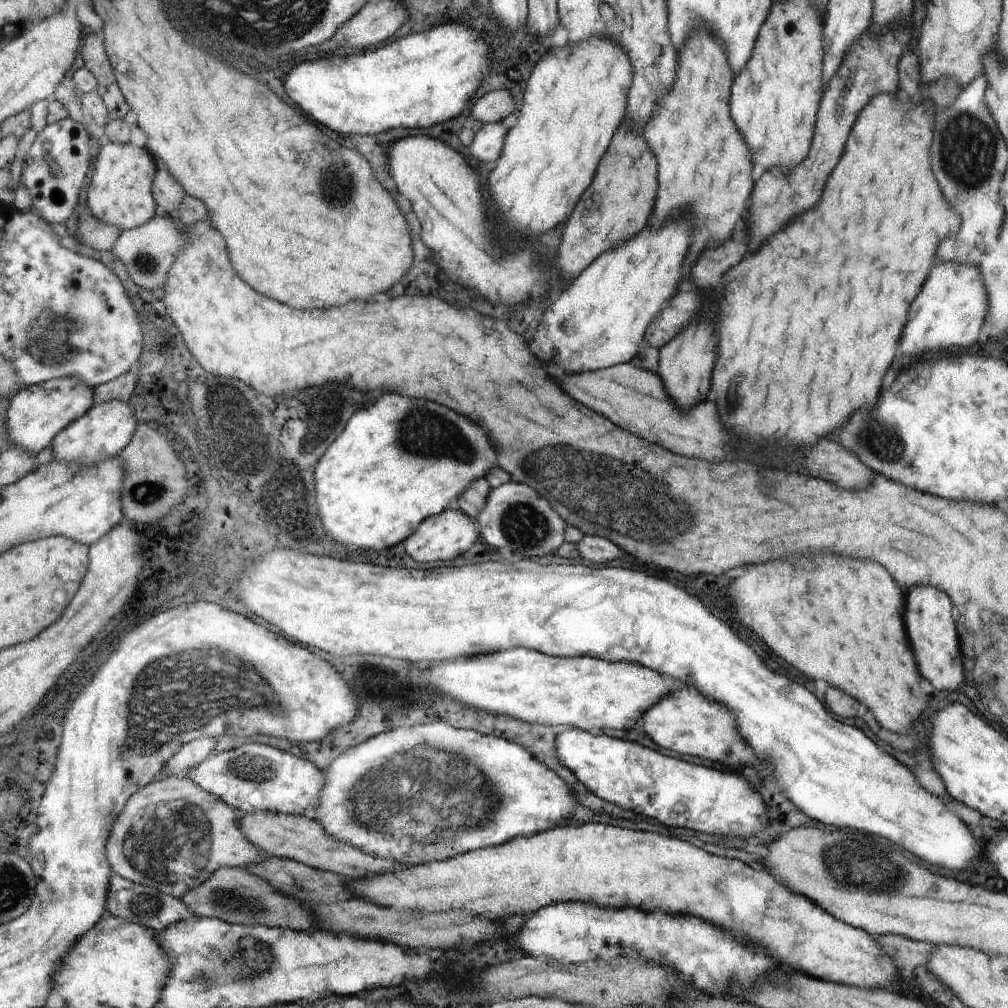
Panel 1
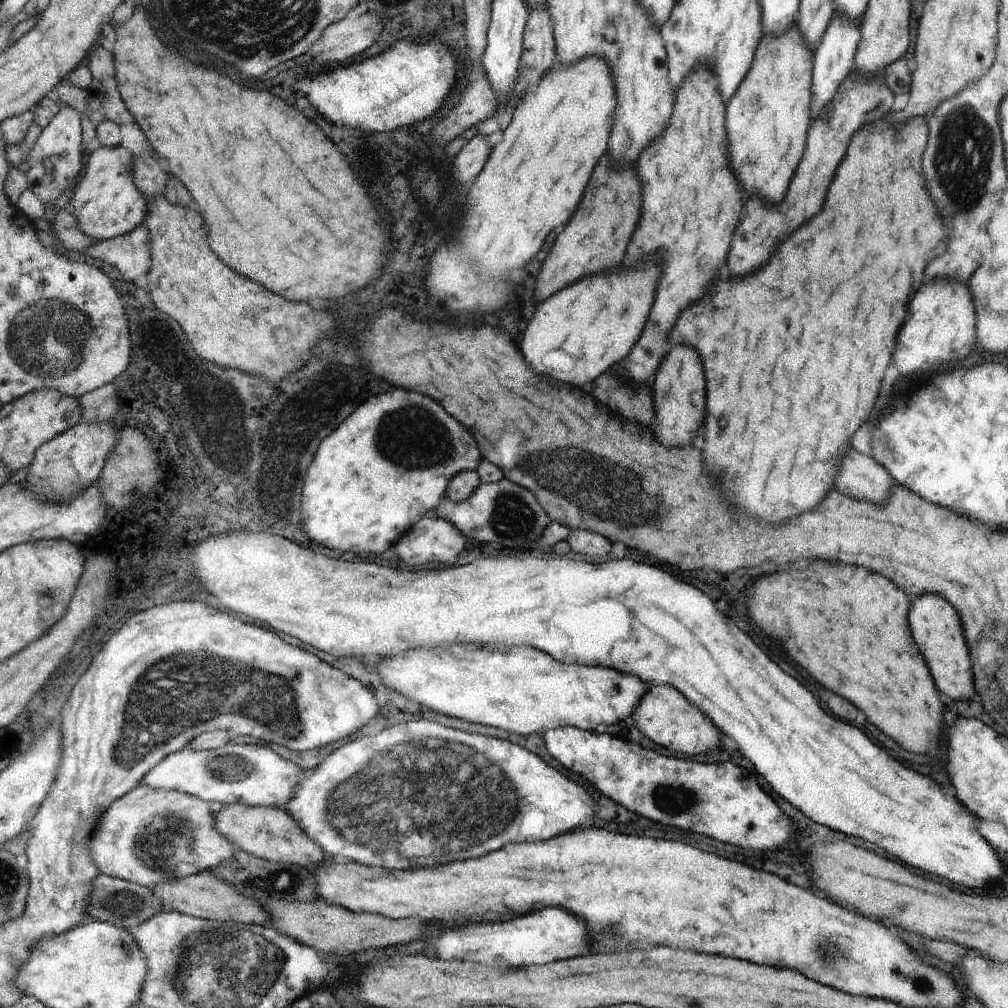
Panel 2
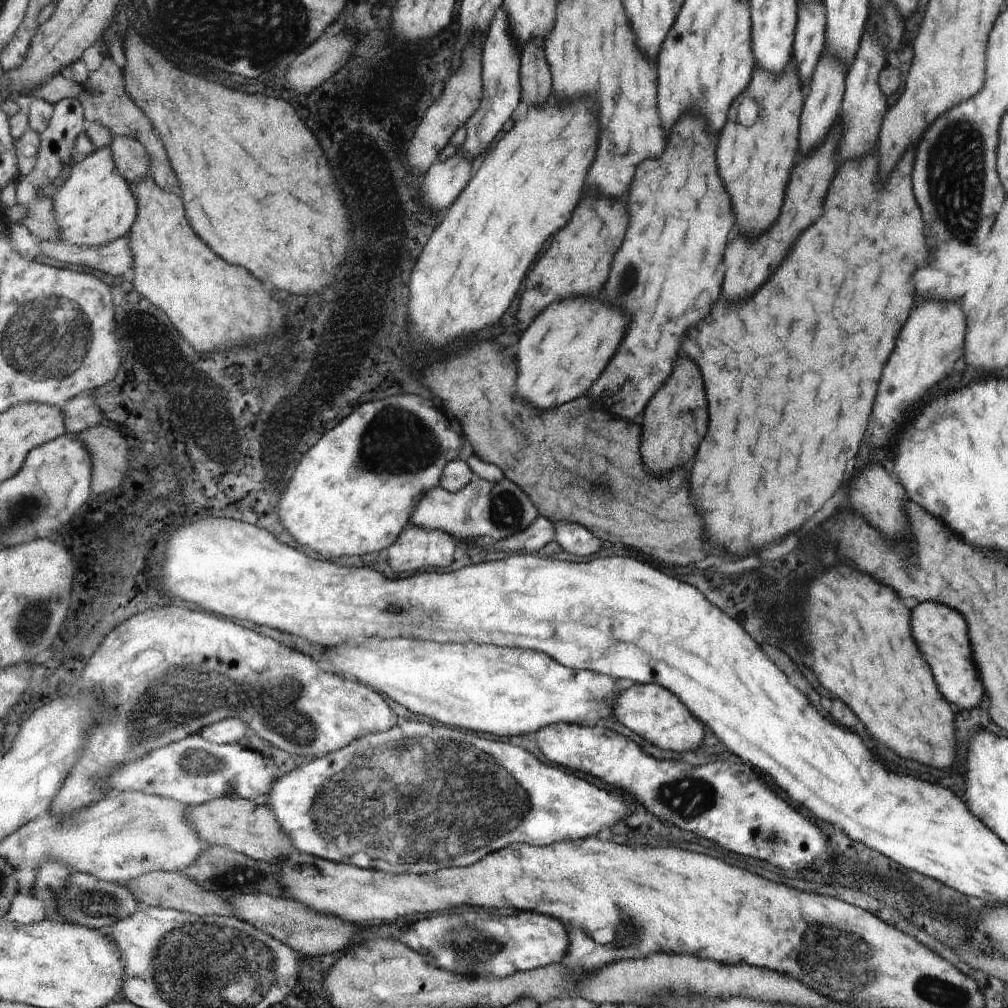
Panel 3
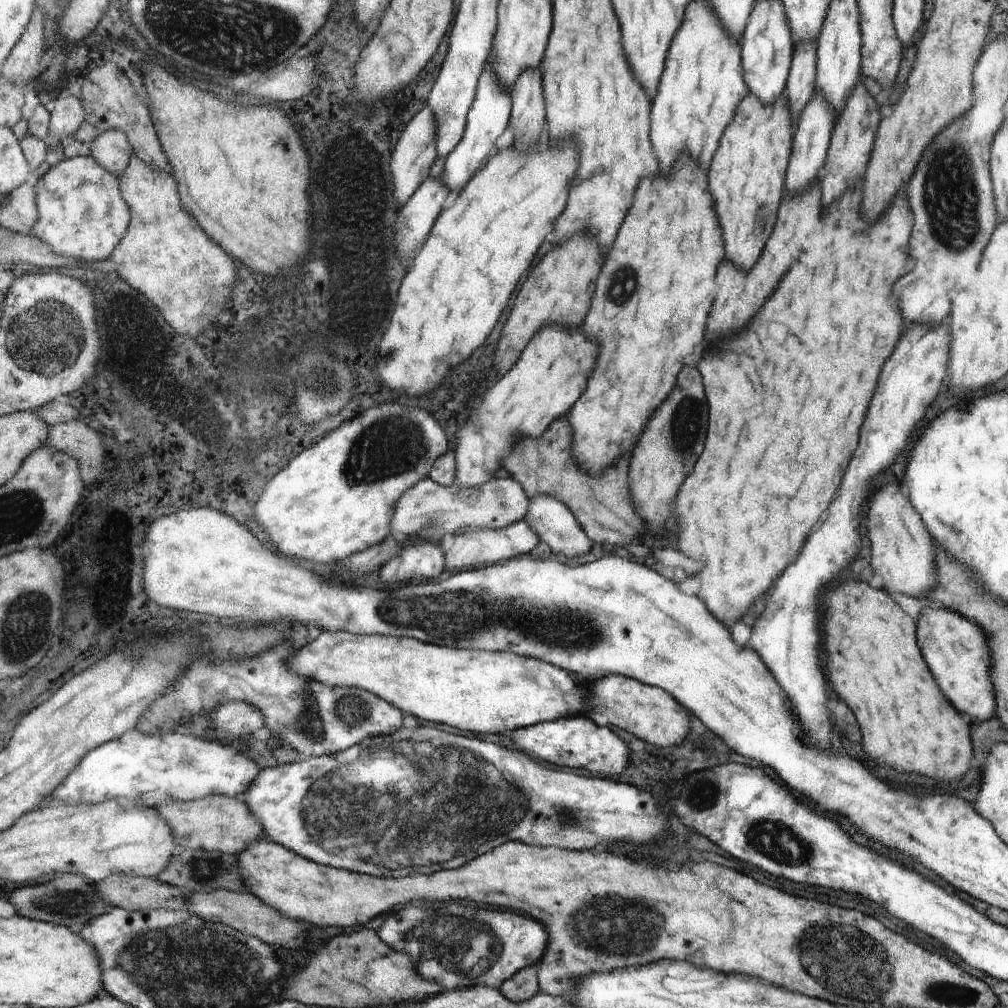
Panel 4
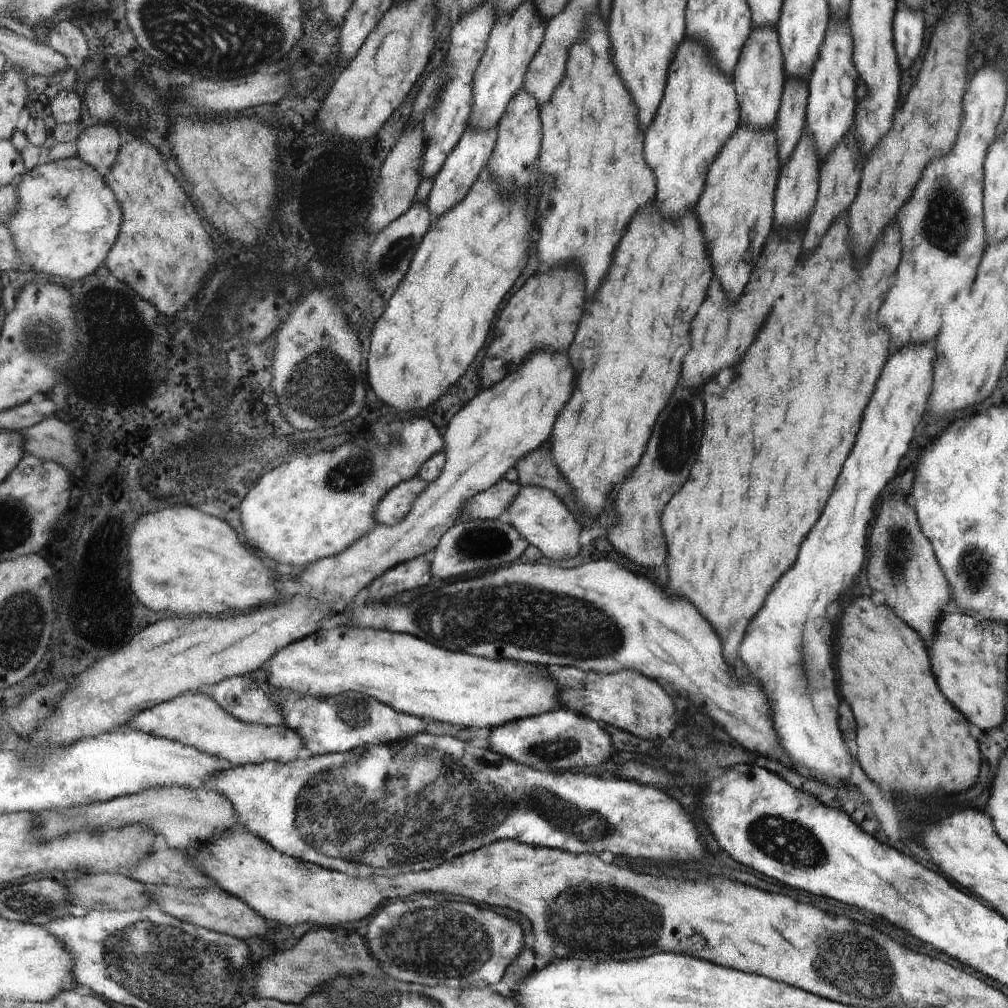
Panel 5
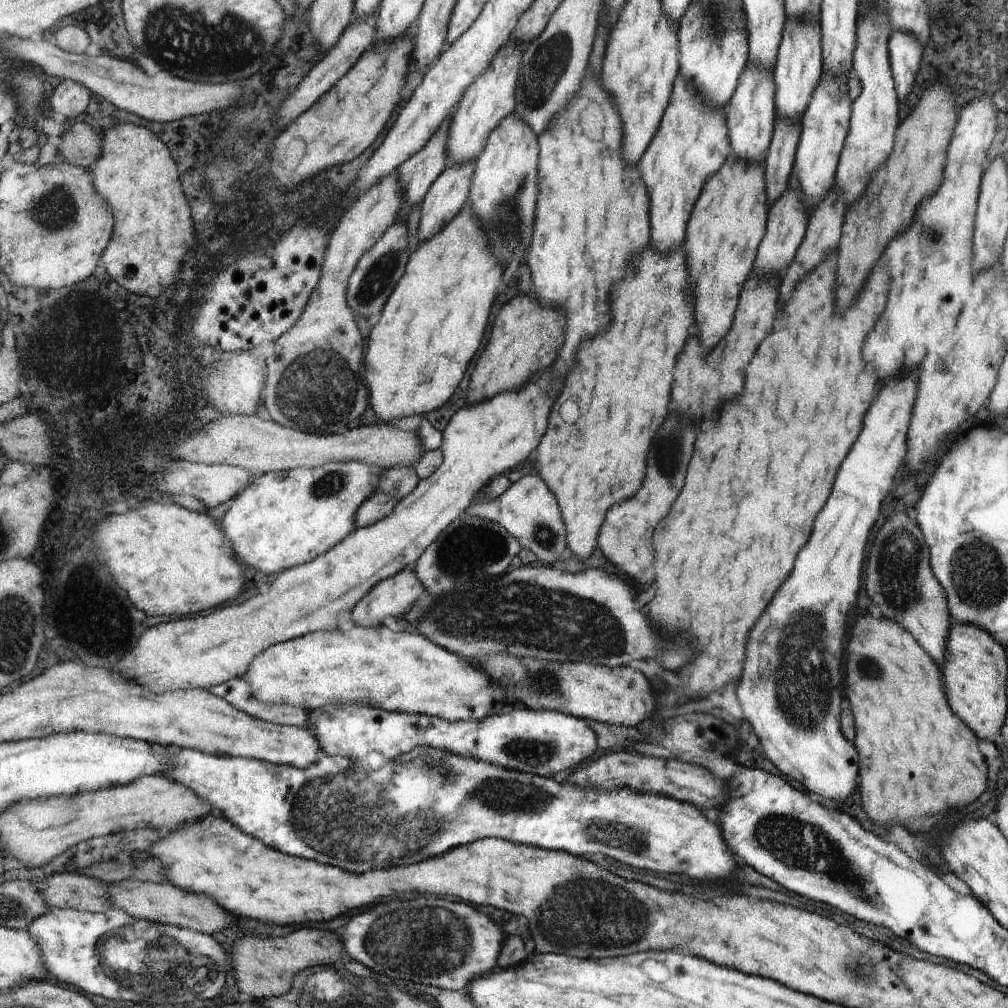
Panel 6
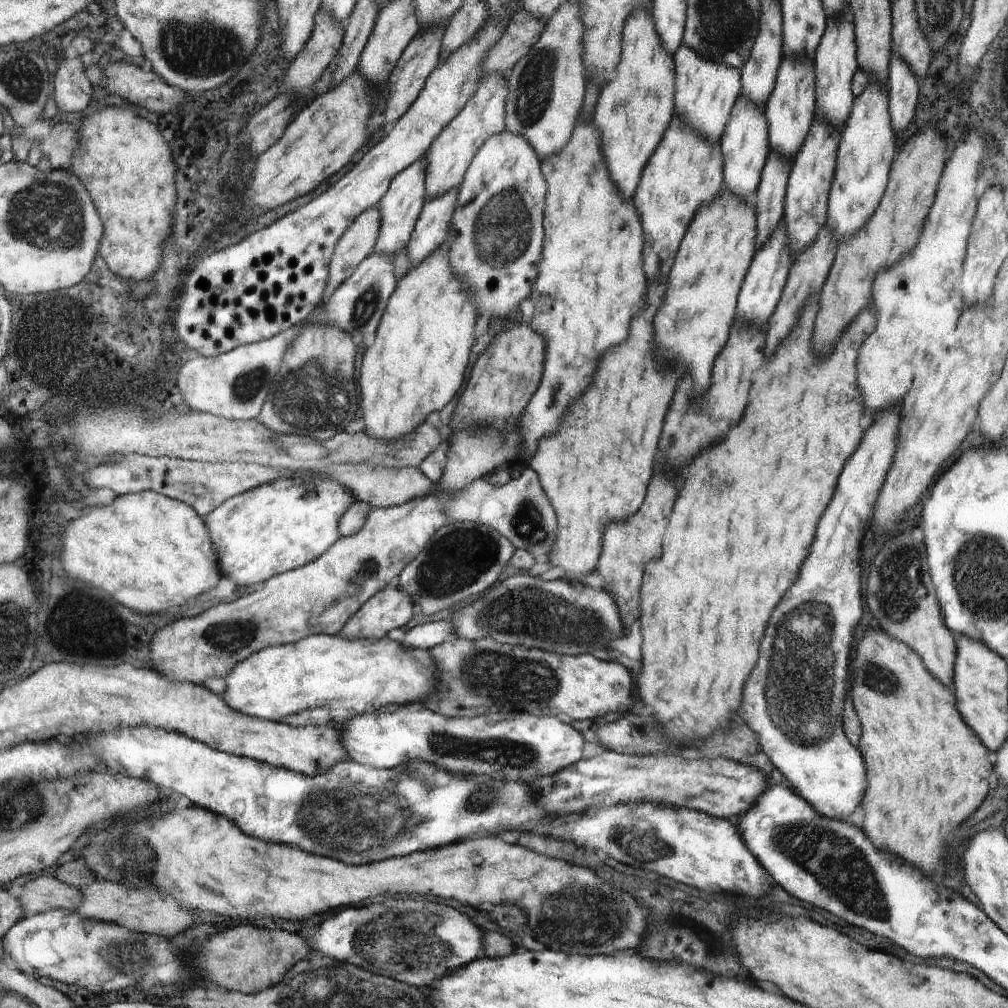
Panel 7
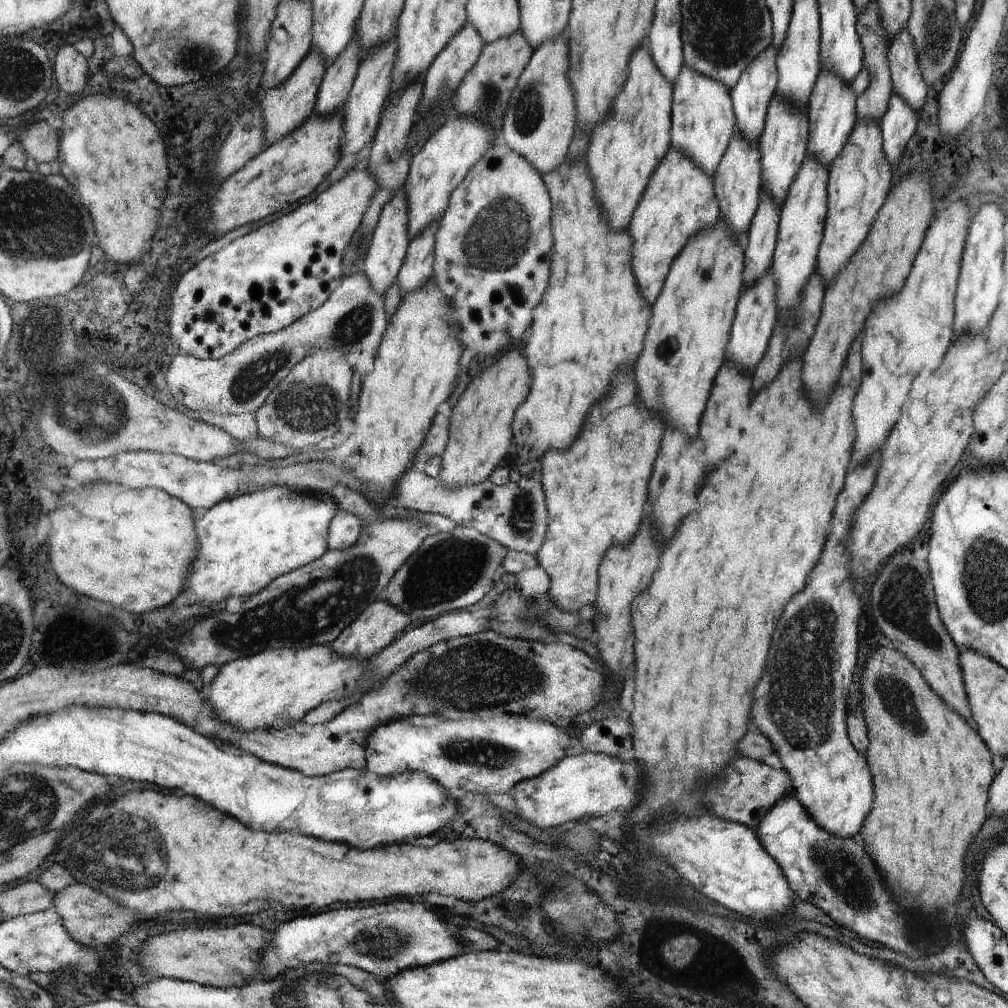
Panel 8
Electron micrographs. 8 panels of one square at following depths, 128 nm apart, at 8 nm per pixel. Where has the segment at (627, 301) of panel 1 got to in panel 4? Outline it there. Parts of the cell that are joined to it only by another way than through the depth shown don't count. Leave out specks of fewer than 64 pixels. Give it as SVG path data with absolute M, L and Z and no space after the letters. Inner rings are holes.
M560 324L548 325L538 330L536 336L526 345L526 354L522 354L522 362L518 362L514 370L508 370L496 384L492 384L484 392L480 406L476 406L470 412L468 420L456 432L454 485L476 487L492 480L494 472L501 468L501 461L513 452L513 446L518 438L522 436L538 438L553 421L562 417L564 412L568 412L570 406L580 398L580 394L586 388L586 378L590 376L594 368L594 360L598 356L598 344L594 344L592 340L586 340L580 330L574 330L574 332L568 332L568 330L570 328Z

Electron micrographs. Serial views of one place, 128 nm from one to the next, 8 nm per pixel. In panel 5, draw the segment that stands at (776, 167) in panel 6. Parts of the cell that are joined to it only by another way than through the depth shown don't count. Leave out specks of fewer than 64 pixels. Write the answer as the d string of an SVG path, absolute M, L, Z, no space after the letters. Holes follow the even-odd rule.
M809 78L786 81L785 94L782 97L781 112L778 113L778 146L781 147L782 162L788 162L794 152L800 136L805 132L806 109Z

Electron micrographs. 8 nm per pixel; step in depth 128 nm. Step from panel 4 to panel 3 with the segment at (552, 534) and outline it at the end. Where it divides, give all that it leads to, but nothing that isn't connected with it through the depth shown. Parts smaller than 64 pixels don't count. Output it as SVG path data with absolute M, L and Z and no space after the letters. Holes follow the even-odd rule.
M557 522L554 528L554 540L564 552L576 556L592 556L603 548L602 540L585 526L569 522Z

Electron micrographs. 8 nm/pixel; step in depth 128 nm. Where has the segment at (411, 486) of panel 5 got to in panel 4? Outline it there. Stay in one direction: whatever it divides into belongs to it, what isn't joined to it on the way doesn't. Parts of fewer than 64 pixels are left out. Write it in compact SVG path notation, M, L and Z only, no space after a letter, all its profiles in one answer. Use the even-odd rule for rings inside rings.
M512 477L492 480L476 487L442 486L433 479L417 482L398 501L394 513L392 536L398 541L440 530L440 537L447 541L460 536L466 529L500 530L523 521L530 510L530 499L524 487Z

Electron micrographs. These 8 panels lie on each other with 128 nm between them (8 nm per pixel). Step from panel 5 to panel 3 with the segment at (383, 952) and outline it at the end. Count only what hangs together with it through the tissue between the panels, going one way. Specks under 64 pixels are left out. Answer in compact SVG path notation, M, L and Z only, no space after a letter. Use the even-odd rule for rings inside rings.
M474 910L418 920L408 926L400 940L417 951L430 966L468 978L508 978L517 972L560 964L571 945L564 926L548 916L532 912L520 912L520 916L496 916Z

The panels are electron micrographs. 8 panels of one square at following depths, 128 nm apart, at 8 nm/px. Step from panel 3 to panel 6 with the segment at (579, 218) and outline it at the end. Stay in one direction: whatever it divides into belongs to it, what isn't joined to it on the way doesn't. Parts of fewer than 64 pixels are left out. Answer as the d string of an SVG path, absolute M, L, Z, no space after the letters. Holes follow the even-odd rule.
M528 296L510 300L498 311L488 339L480 353L466 392L466 404L474 406L490 400L506 389L520 390L535 377L551 368L558 358L558 348L564 342L564 318L560 312L532 302Z

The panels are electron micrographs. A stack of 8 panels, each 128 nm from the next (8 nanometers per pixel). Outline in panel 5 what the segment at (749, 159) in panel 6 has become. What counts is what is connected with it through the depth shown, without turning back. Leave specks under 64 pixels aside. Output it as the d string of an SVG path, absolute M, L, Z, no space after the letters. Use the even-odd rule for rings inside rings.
M754 28L754 38L746 42L746 54L742 62L737 62L738 70L731 74L737 88L737 98L741 102L741 124L752 126L754 130L770 130L776 122L776 112L780 106L784 86L785 56L781 48L781 36L777 28Z

